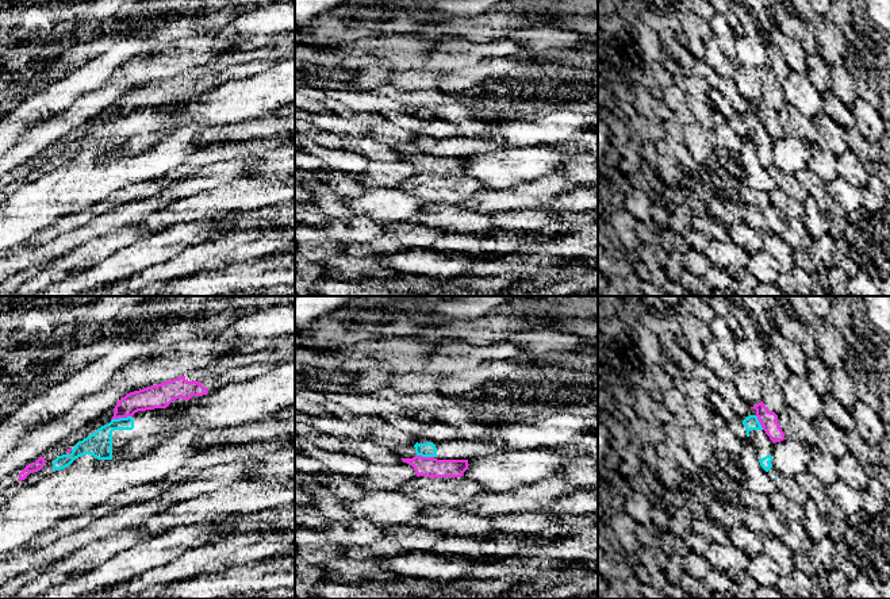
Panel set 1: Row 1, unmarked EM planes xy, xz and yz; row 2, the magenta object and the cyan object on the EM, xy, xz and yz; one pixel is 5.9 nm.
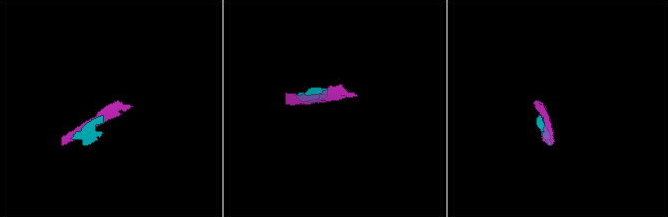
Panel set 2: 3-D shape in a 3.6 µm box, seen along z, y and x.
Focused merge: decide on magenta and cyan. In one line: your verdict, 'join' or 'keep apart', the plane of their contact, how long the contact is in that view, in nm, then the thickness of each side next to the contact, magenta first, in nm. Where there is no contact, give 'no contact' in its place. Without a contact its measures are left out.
keep apart; meets magenta in xy; contact 130 nm long; 140 nm thick on the magenta side, 150 nm on the other

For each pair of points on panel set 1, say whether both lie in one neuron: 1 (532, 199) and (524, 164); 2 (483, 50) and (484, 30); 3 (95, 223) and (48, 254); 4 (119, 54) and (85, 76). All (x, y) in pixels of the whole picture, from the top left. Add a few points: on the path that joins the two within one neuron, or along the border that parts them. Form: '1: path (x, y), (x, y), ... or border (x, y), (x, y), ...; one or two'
1: border (557, 171), (518, 185), (497, 188); two
2: border (501, 37), (480, 42), (452, 41); two
3: path (83, 234), (60, 246); one
4: path (111, 60), (94, 75); one

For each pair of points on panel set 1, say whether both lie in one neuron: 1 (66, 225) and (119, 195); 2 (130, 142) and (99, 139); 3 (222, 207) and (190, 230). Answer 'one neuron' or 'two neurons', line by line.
1: one neuron
2: one neuron
3: two neurons

